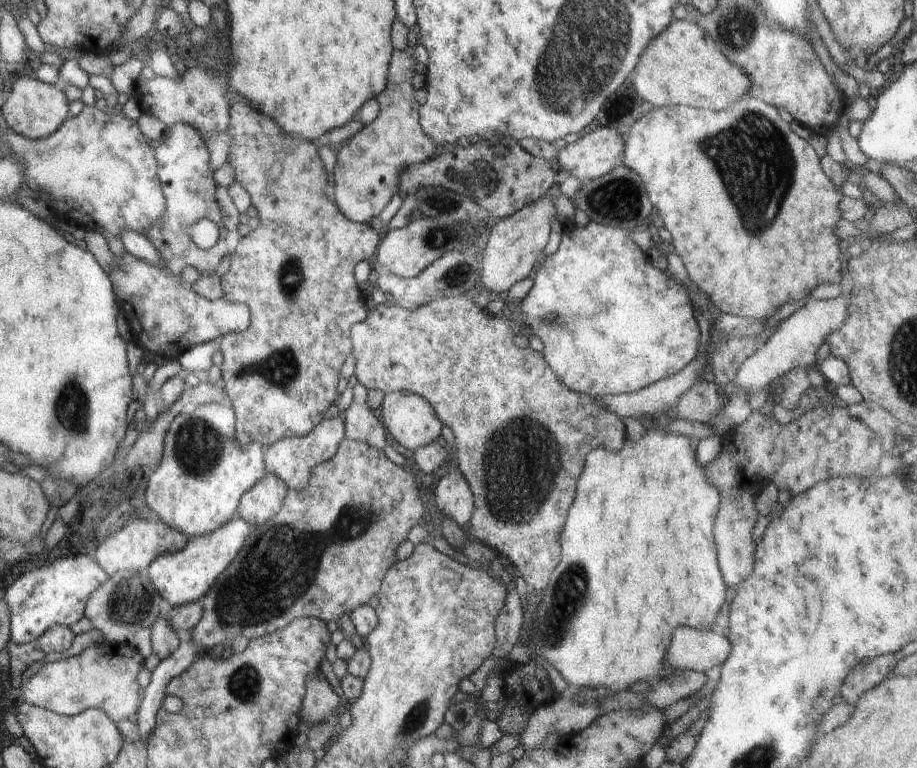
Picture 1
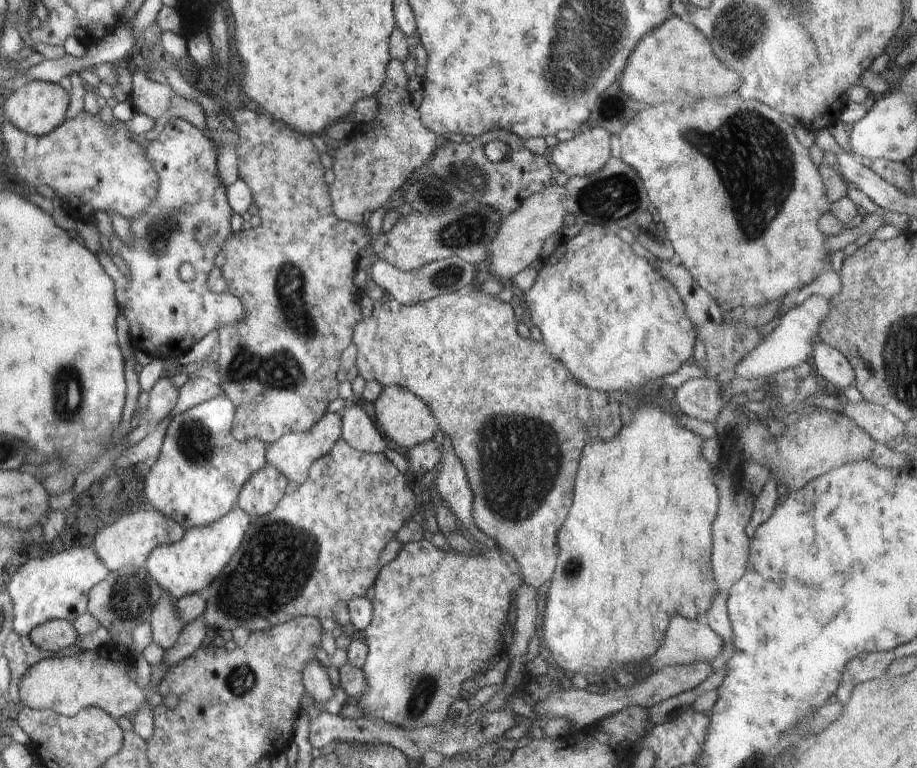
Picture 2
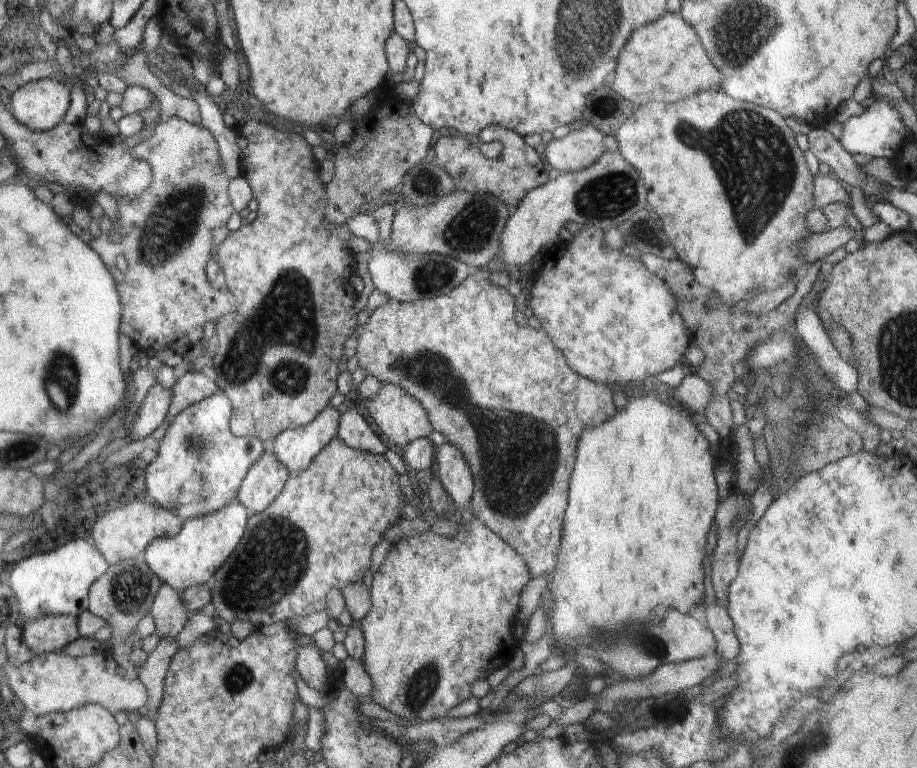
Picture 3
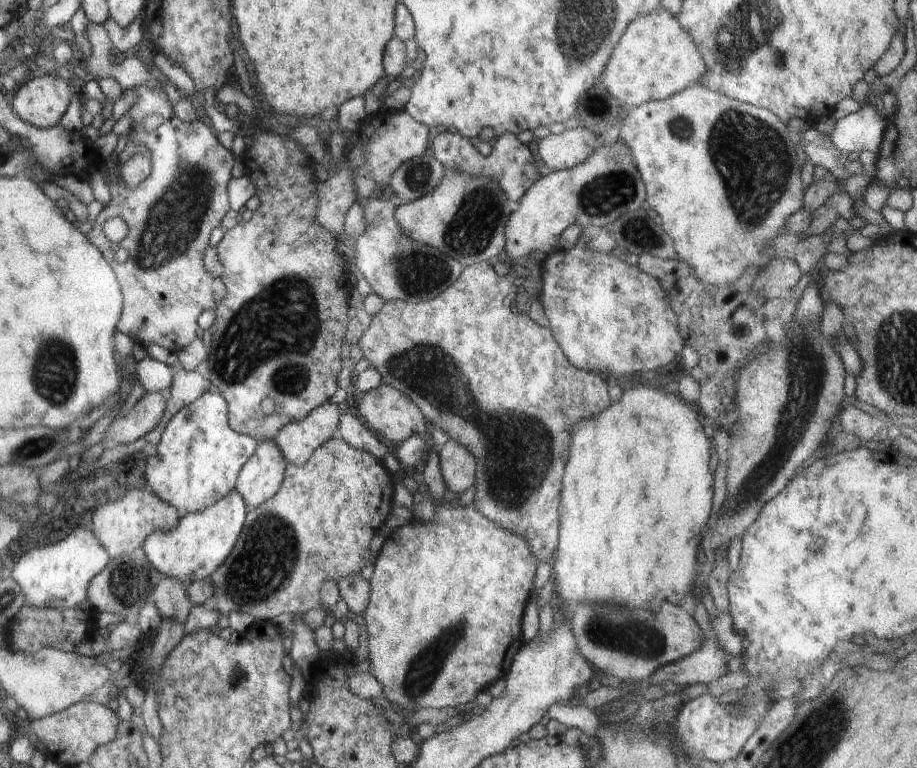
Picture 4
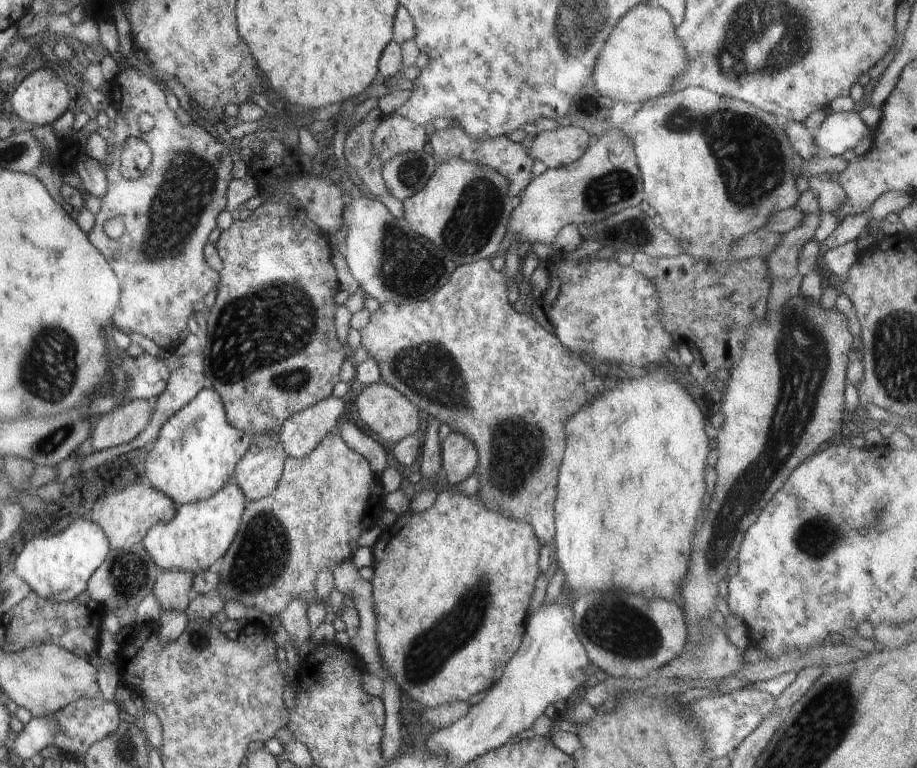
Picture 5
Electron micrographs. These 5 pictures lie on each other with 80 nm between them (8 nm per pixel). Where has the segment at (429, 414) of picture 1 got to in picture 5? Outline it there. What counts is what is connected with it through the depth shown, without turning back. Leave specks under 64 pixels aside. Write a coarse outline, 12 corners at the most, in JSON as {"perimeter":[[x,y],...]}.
{"perimeter":[[380,381],[356,399],[360,422],[386,442],[414,435],[418,409]]}

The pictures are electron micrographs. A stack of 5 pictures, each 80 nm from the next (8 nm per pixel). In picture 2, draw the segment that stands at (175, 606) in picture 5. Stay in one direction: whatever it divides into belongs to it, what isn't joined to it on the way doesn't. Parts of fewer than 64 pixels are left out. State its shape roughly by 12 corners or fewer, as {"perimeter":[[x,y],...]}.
{"perimeter":[[167,591],[151,615],[153,642],[168,650],[186,624]]}

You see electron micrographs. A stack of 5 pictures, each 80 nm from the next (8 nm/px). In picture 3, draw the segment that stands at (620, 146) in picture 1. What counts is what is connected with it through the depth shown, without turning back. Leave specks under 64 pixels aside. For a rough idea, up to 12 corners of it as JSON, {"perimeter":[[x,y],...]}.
{"perimeter":[[575,126],[545,143],[552,169],[584,170],[606,150],[595,127]]}

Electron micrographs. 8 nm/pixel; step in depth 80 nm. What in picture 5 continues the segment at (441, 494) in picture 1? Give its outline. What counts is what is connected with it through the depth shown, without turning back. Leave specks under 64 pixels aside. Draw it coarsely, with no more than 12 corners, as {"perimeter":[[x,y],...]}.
{"perimeter":[[454,431],[441,443],[456,488],[478,468],[476,446]]}

